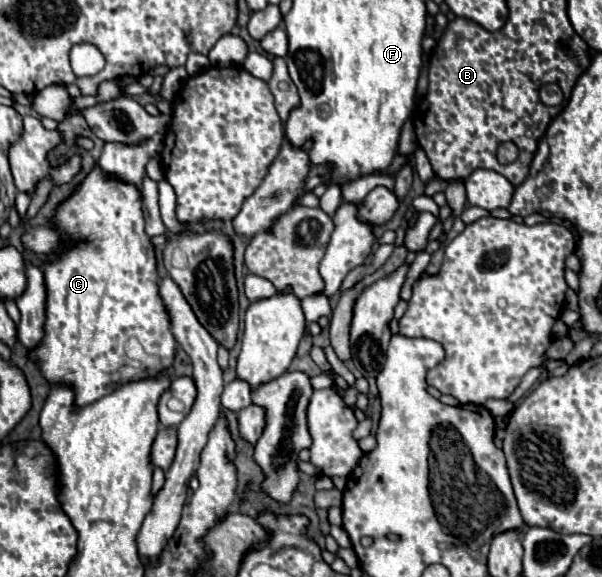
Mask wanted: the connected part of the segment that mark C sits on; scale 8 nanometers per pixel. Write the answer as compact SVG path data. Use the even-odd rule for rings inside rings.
M93 170L79 186L75 196L59 206L59 230L77 238L79 244L63 254L57 262L45 262L47 282L47 322L43 342L29 352L29 358L39 364L41 374L51 384L71 384L77 394L77 404L85 406L105 394L105 384L139 380L159 374L173 364L177 342L169 330L169 318L157 290L155 252L145 234L145 220L141 212L141 192L135 186L105 178ZM135 338L139 352L127 354L129 340Z

